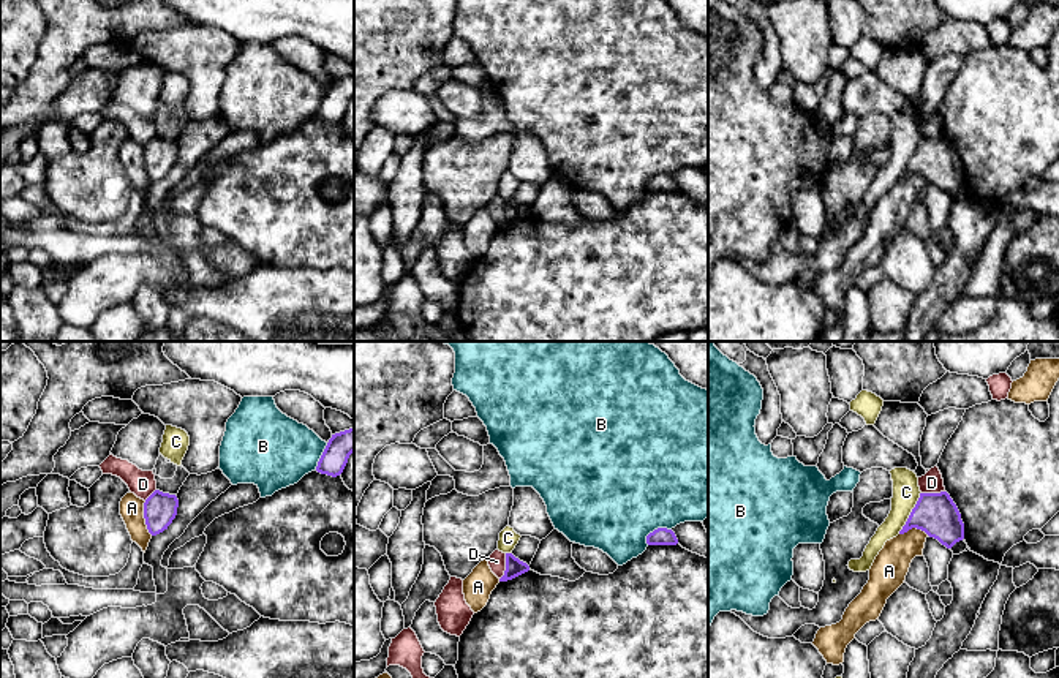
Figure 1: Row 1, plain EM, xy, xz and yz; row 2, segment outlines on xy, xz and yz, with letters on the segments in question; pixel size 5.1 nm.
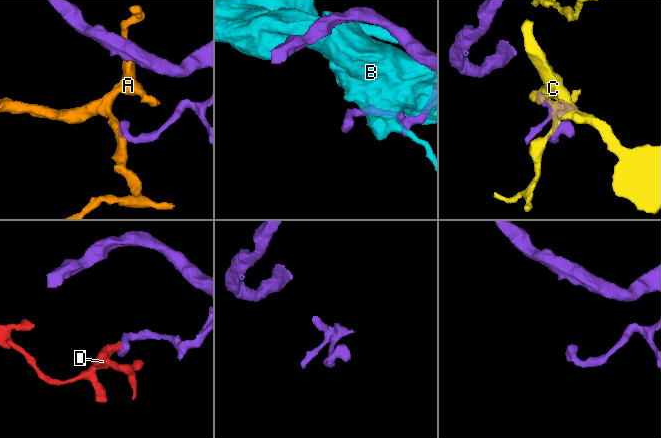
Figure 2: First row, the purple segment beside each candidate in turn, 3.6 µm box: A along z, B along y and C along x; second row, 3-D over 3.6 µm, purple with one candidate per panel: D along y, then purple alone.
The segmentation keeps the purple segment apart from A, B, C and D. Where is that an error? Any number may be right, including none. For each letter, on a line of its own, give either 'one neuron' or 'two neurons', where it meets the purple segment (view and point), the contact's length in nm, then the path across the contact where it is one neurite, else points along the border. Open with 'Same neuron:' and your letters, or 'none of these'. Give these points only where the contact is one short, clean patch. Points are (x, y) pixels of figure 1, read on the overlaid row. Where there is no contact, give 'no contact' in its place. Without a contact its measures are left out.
Same neuron: none of these
A: two neurons | xy (144, 517) | 180 nm
B: two neurons | xz (655, 530) | 150 nm
C: two neurons | yz (911, 512) | 240 nm
D: two neurons | xz (506, 566) | 140 nm | along xz (506, 553), (506, 569), (500, 579)

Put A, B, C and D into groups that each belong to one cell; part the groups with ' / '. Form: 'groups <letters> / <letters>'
groups A / B / C / D

